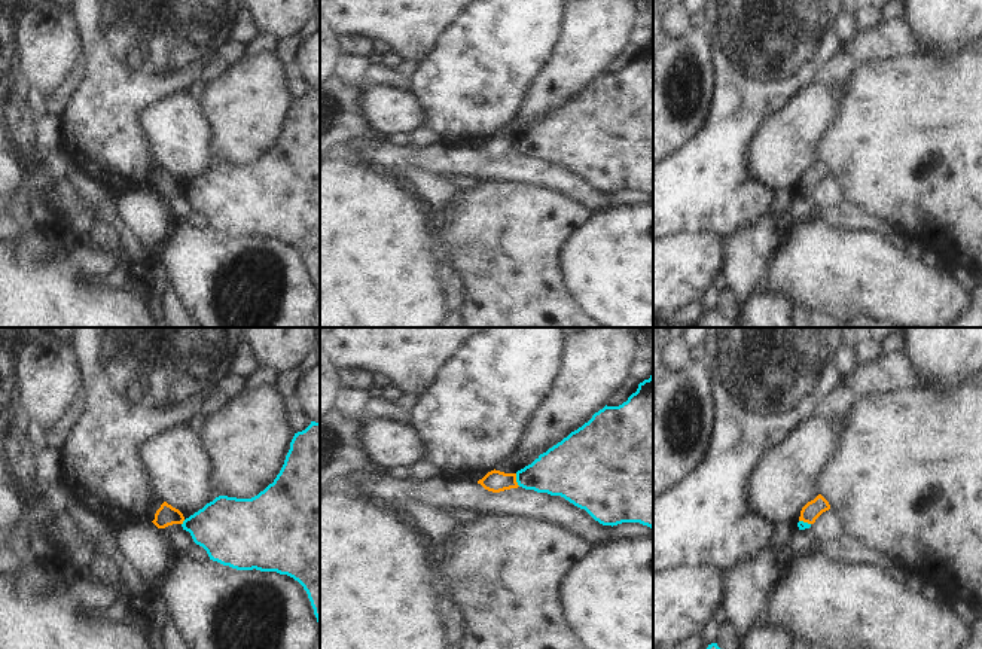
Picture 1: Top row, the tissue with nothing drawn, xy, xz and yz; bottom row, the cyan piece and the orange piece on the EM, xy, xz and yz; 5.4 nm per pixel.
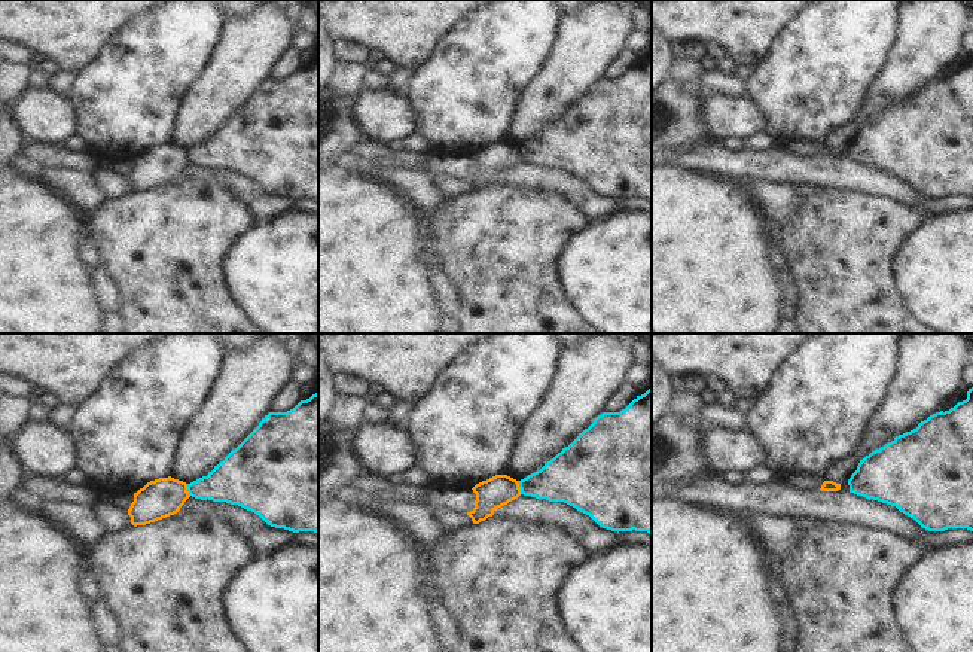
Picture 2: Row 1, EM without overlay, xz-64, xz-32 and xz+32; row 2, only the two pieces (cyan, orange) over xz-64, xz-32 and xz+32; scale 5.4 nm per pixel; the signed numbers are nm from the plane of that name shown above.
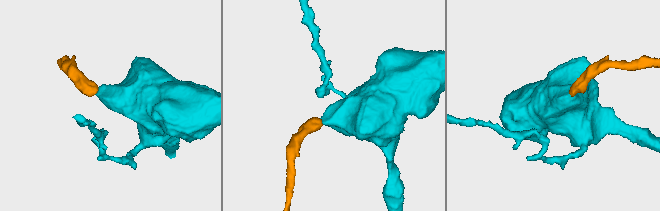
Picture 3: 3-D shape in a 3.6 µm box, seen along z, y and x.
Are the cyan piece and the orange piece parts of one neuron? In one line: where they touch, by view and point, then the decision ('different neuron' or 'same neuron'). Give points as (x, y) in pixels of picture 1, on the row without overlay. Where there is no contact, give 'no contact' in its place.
contact xz (517, 146); different neuron

